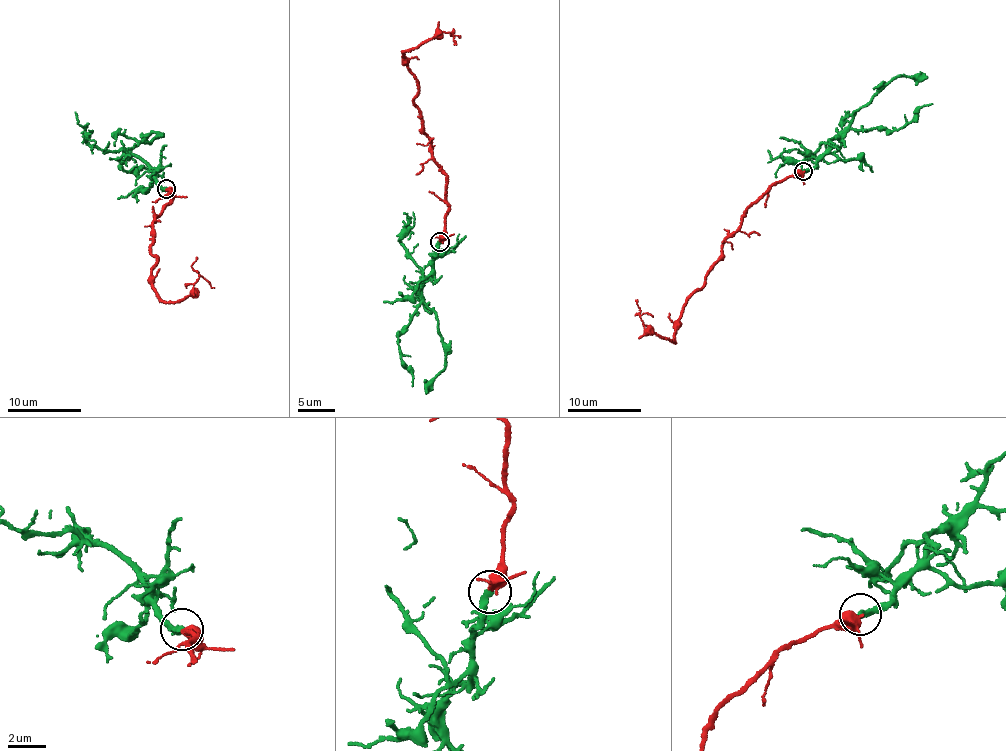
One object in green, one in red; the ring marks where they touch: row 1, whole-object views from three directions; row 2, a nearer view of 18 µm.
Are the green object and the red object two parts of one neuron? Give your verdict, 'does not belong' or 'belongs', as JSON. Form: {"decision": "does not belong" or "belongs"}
{"decision": "does not belong"}

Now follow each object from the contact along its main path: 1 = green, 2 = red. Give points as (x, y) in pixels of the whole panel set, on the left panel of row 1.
1: (166, 189), (145, 163), (127, 153), (160, 135), (140, 132)
2: (166, 188), (170, 203), (154, 220), (150, 253), (158, 260), (156, 294), (174, 302), (190, 294), (198, 258)

